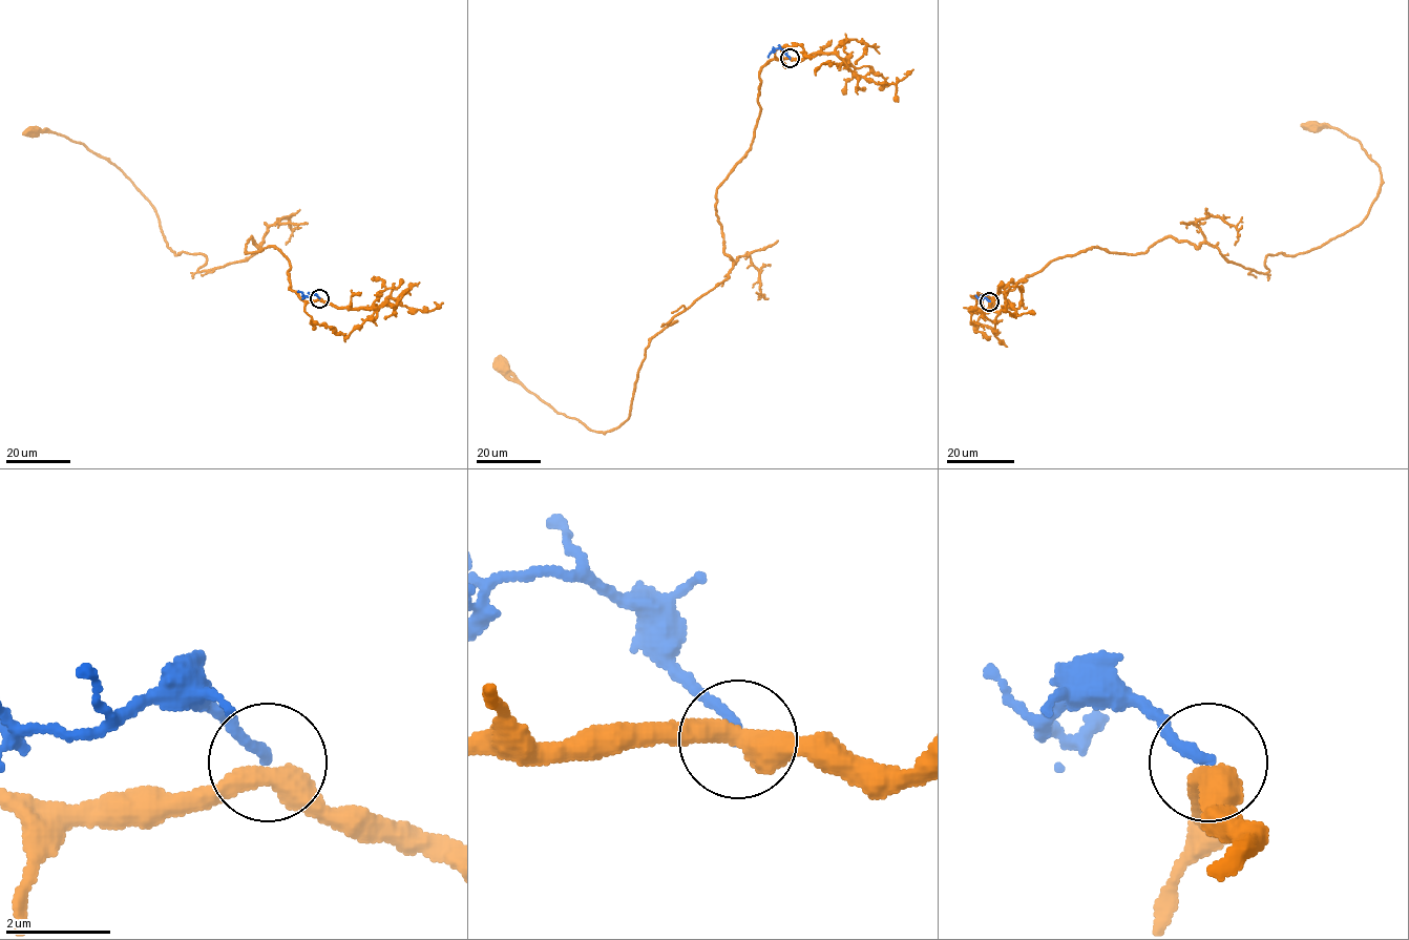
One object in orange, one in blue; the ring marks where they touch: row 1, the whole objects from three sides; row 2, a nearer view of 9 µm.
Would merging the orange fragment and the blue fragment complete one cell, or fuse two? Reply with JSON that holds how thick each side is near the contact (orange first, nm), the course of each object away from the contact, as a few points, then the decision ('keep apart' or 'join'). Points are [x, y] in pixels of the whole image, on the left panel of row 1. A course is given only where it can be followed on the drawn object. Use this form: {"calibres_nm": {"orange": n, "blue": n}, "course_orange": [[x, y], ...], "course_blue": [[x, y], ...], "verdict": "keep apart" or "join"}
{"calibres_nm": {"orange": 440, "blue": 190}, "course_orange": [[319, 298], [251, 236], [198, 271], [107, 159], [33, 131]], "course_blue": [[319, 298], [298, 291]], "verdict": "keep apart"}

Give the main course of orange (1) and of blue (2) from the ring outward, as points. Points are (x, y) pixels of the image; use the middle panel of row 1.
1: (790, 59), (760, 71), (751, 149), (717, 189), (729, 277), (650, 340), (624, 422), (589, 430), (503, 367)
2: (790, 59), (779, 48), (774, 48), (769, 57)

